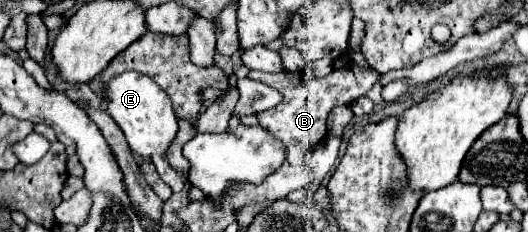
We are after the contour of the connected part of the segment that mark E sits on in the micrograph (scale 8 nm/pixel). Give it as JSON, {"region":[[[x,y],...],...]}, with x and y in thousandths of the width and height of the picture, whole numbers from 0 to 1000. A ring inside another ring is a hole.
{"region":[[[239,306],[223,332],[216,332],[201,366],[201,427],[208,435],[205,487],[223,530],[223,547],[235,565],[242,634],[254,659],[261,659],[265,677],[284,685],[295,711],[303,772],[314,797],[322,797],[326,823],[345,823],[348,789],[352,789],[352,754],[333,737],[314,685],[314,651],[322,642],[322,625],[337,573],[337,496],[326,470],[322,418],[314,418],[314,401],[284,332],[277,332],[261,306]]]}

